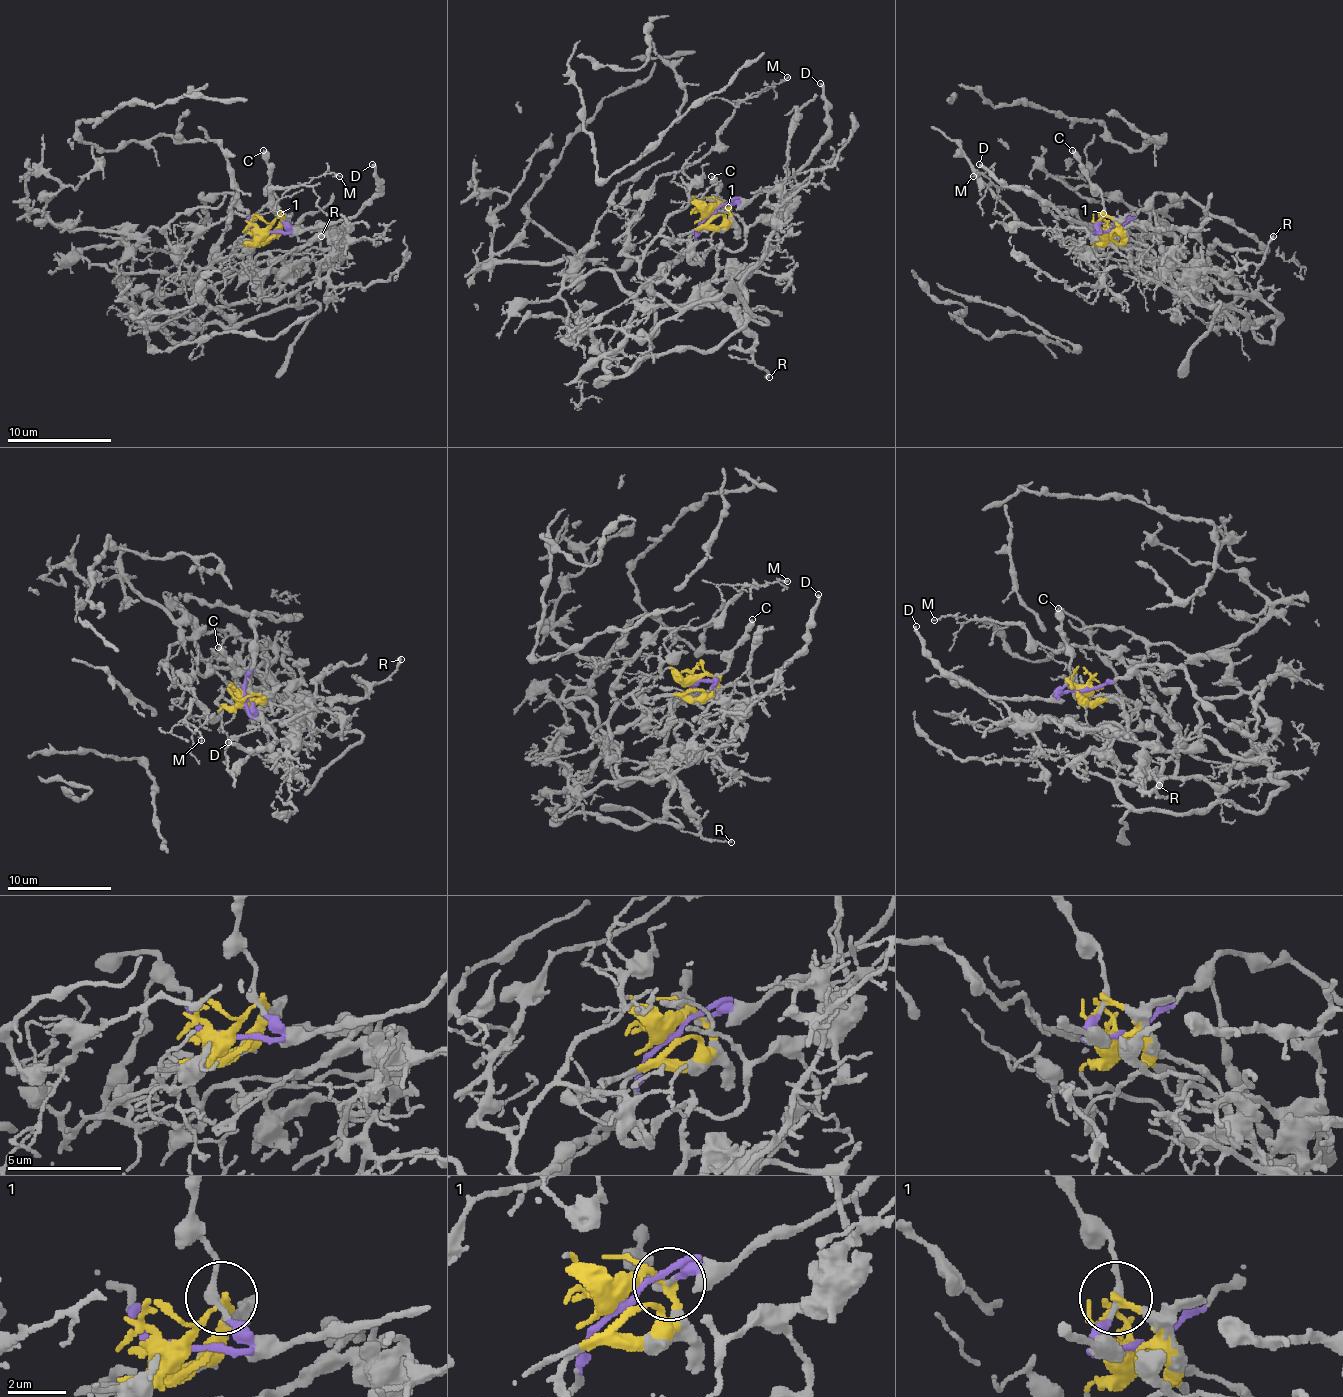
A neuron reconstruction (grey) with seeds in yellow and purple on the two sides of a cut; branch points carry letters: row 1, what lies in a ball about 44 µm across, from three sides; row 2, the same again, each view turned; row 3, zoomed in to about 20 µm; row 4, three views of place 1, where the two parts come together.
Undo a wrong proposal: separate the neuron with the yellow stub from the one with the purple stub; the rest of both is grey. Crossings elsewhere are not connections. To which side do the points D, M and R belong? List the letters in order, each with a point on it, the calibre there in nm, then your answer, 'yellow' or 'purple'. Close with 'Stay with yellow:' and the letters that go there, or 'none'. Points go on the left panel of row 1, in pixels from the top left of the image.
D: at (372, 164); 200 nm thick; purple
M: at (339, 176); 100 nm thick; yellow
R: at (321, 236); 190 nm thick; yellow
Stay with yellow: M, R

